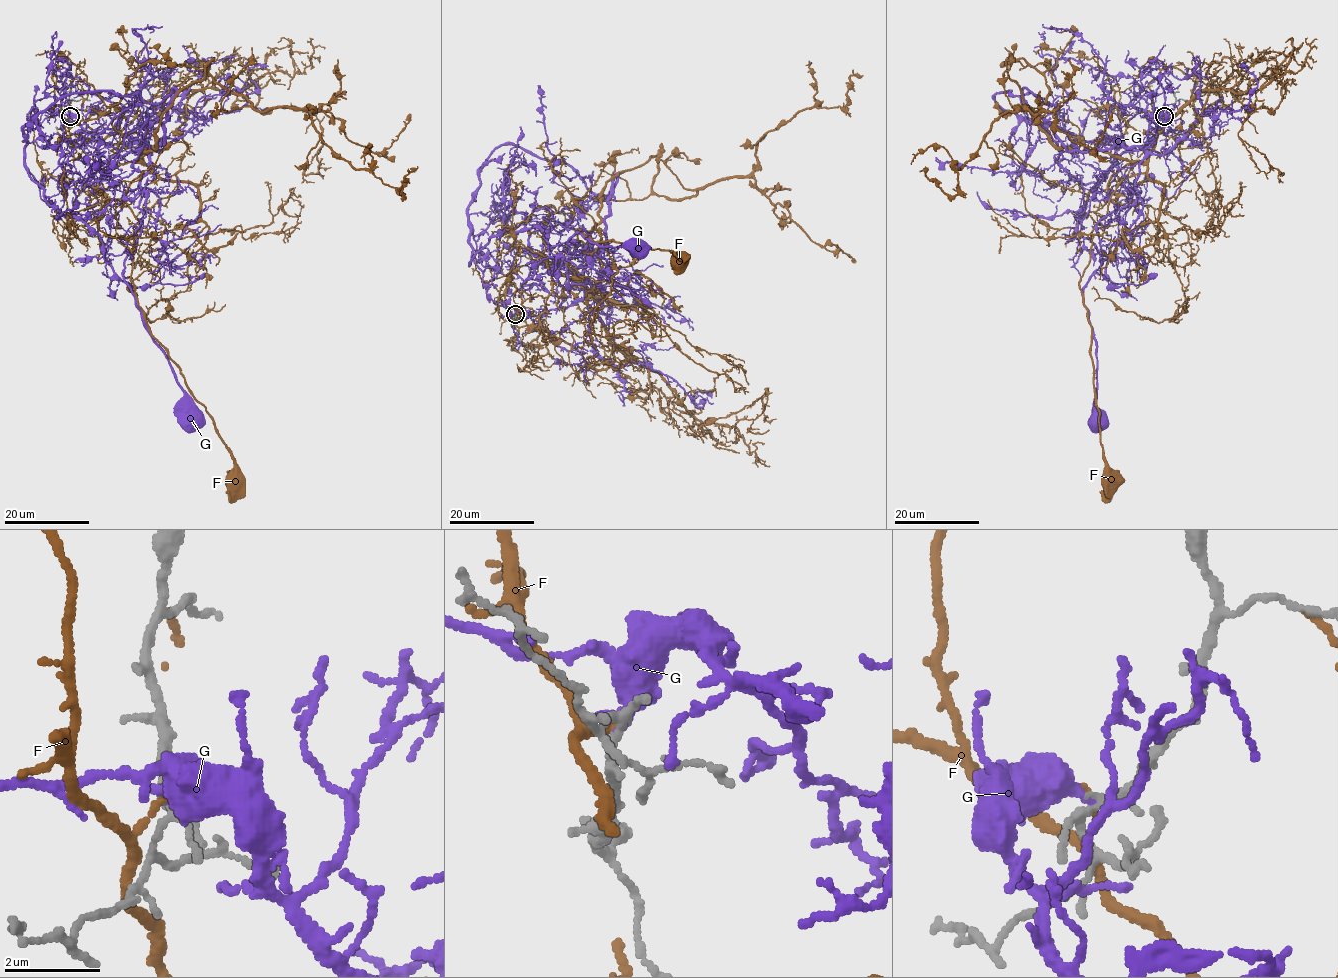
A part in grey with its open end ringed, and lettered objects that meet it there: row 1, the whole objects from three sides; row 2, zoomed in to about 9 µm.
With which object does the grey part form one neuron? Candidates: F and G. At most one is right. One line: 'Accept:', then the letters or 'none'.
Accept: G

